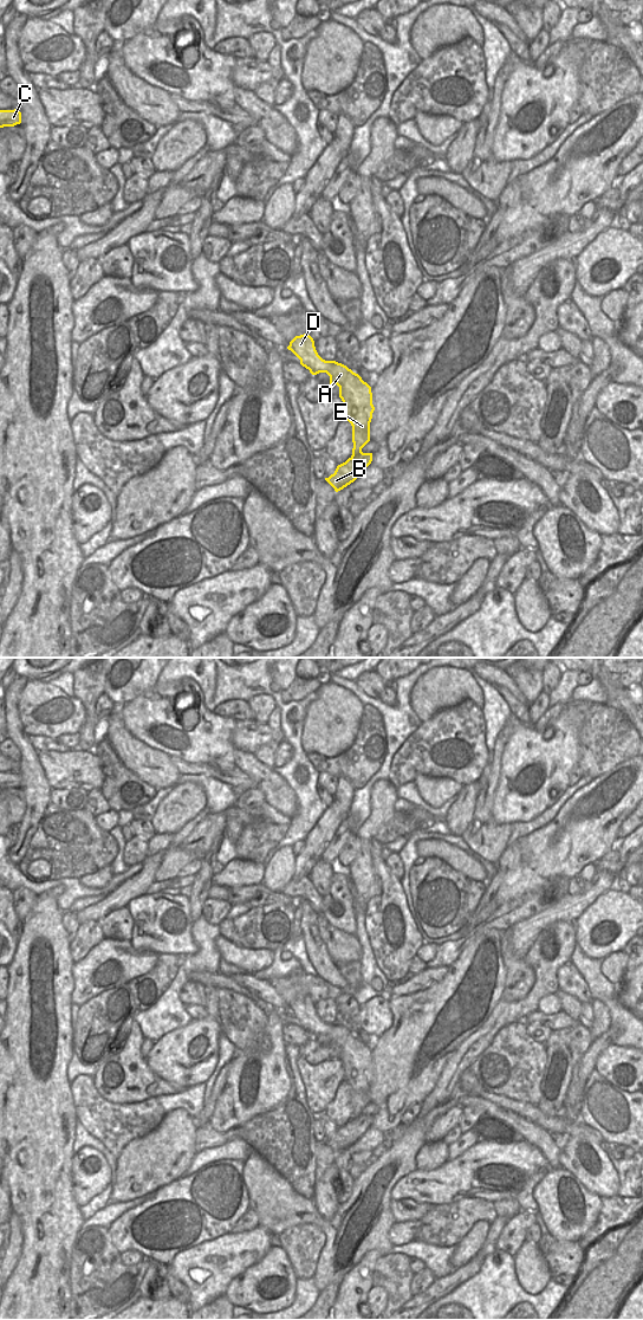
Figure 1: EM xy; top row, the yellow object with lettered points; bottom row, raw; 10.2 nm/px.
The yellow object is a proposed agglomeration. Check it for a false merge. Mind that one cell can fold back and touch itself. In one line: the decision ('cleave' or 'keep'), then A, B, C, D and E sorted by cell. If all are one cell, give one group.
cleave | A D E / B C

